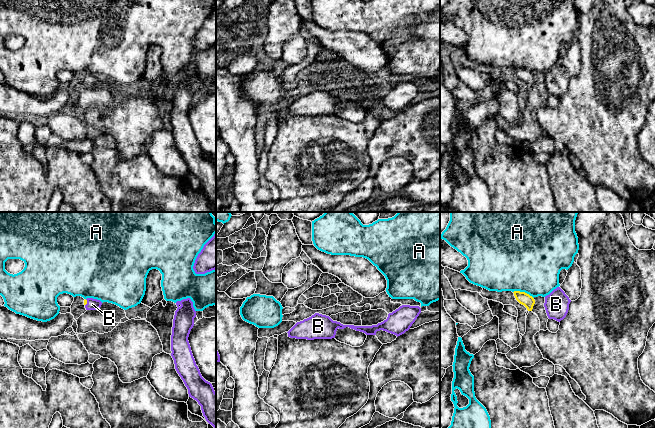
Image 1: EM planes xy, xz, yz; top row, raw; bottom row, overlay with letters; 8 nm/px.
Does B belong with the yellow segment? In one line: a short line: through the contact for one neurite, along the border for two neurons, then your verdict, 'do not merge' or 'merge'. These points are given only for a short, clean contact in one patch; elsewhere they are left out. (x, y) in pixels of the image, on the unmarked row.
line xy (85, 77), (86, 78), (92, 80); merge

